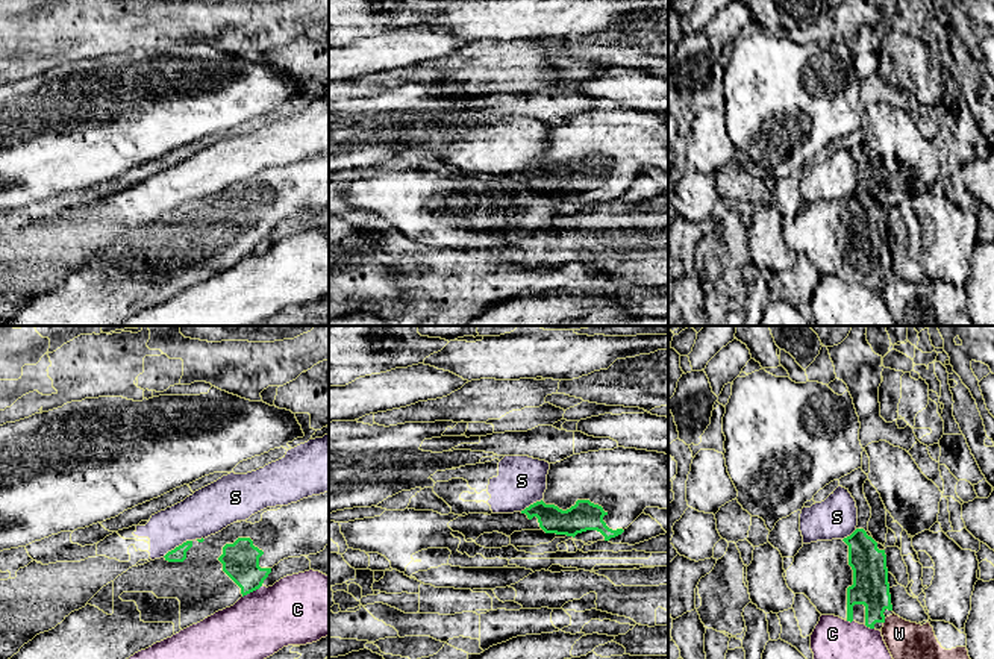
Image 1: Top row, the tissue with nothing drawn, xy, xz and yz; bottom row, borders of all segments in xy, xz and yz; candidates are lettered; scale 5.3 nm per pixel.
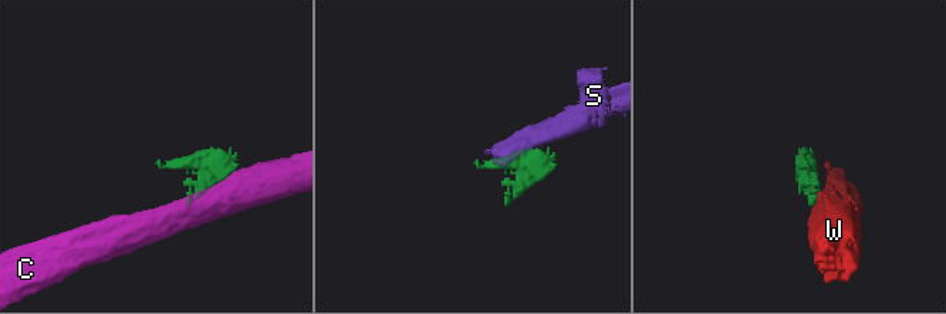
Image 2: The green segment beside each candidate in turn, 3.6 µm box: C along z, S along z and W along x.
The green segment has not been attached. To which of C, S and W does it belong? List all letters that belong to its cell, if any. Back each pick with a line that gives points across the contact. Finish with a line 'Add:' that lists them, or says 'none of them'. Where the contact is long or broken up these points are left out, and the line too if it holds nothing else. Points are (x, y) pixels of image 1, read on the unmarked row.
Add: none of them

